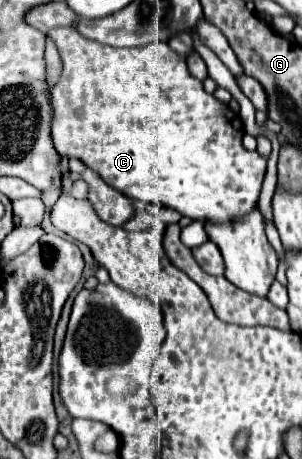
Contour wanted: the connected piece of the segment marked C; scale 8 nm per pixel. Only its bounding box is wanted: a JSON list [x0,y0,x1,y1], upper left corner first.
[48,27,266,223]

